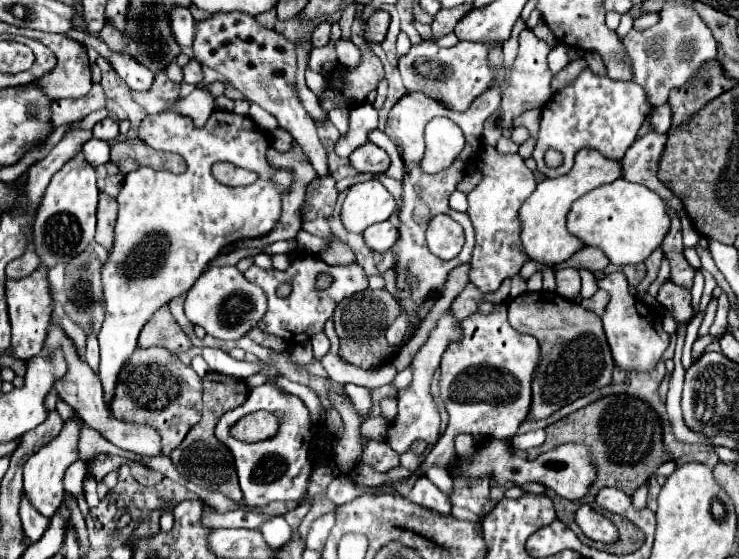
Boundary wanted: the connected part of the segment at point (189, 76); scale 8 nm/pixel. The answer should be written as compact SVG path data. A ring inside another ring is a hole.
M190 60L186 66L182 66L184 82L188 84L200 84L202 82L202 66L196 64L196 60Z

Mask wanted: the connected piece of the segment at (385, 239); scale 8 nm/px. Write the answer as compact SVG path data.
M378 222L364 230L364 242L370 250L384 252L392 248L394 240L396 240L396 228L390 222Z

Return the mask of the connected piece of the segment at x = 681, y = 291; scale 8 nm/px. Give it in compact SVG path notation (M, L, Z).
M666 280L660 286L660 292L658 292L656 300L676 316L678 324L688 322L692 318L688 286L680 286L680 284L674 284L672 280Z

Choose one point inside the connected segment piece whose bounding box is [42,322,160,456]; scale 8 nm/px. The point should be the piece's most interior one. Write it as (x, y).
(80, 387)

